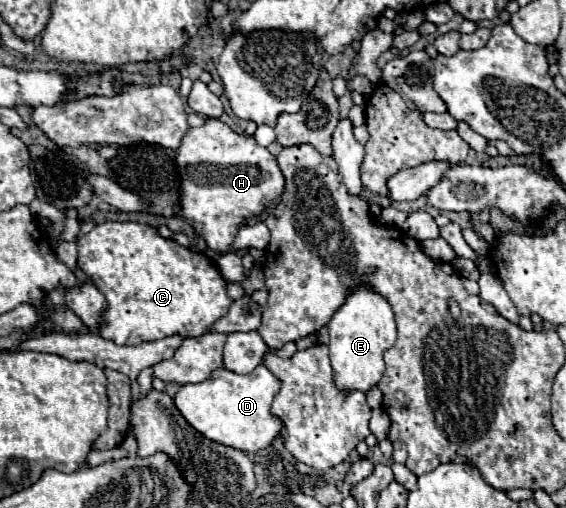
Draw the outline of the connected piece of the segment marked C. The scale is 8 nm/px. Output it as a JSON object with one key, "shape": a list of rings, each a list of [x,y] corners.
{"shape":[[[108,221],[108,223],[100,223],[96,225],[90,233],[84,233],[78,237],[78,267],[84,271],[84,275],[104,293],[106,301],[108,301],[108,309],[104,313],[104,319],[106,323],[98,329],[98,333],[104,337],[104,339],[112,339],[116,345],[138,345],[138,343],[144,343],[144,341],[158,341],[158,339],[164,339],[164,337],[170,337],[170,335],[180,335],[182,339],[186,337],[198,337],[198,335],[204,335],[206,331],[210,331],[210,327],[228,313],[228,307],[232,303],[232,299],[226,295],[226,281],[222,279],[216,263],[206,255],[206,253],[200,253],[200,251],[192,251],[188,247],[182,247],[178,245],[176,241],[172,239],[162,239],[150,225],[142,225],[142,223],[114,223],[114,221]]]}

